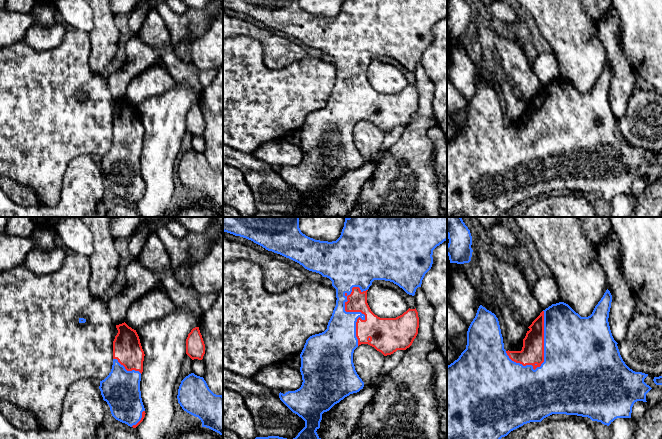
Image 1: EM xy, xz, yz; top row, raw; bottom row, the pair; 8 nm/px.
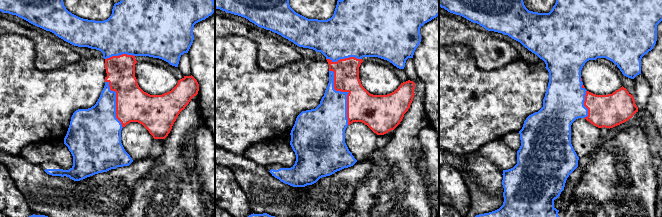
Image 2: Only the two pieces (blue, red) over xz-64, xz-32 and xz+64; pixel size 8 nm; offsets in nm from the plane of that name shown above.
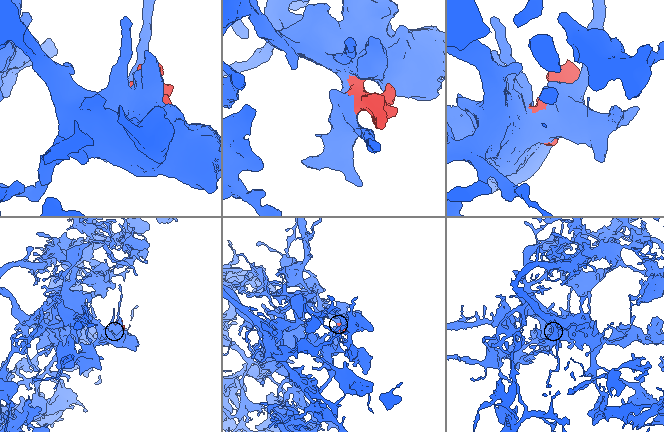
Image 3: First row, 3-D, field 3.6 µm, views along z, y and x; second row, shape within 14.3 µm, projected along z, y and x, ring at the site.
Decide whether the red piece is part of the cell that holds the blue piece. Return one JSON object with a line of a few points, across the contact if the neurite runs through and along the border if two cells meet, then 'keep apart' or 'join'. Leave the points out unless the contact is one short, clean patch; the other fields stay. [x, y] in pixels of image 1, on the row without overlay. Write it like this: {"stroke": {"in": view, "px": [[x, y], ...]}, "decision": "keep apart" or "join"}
{"decision": "join"}

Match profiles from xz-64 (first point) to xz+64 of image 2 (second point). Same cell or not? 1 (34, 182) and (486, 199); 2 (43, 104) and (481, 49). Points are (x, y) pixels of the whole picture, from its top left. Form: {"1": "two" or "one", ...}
{"1": "one", "2": "two"}

